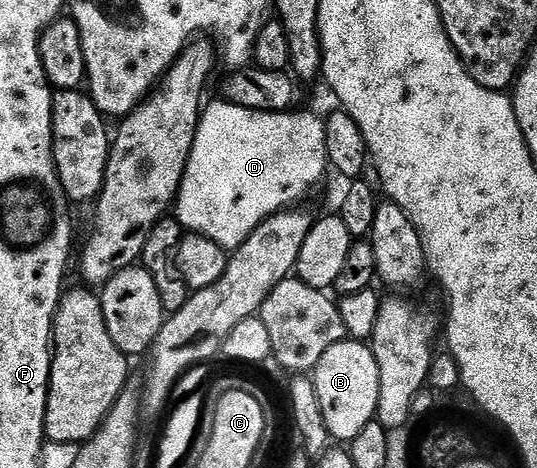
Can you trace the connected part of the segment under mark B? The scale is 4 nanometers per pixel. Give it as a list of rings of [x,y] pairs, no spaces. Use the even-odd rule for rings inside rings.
[[[346,339],[327,347],[327,351],[320,354],[312,366],[311,380],[315,387],[315,395],[319,399],[323,429],[326,429],[337,440],[334,442],[353,441],[355,435],[359,435],[359,431],[363,431],[363,427],[367,427],[367,423],[375,420],[379,403],[379,367],[375,363],[373,350],[368,344],[362,343],[360,340]]]

